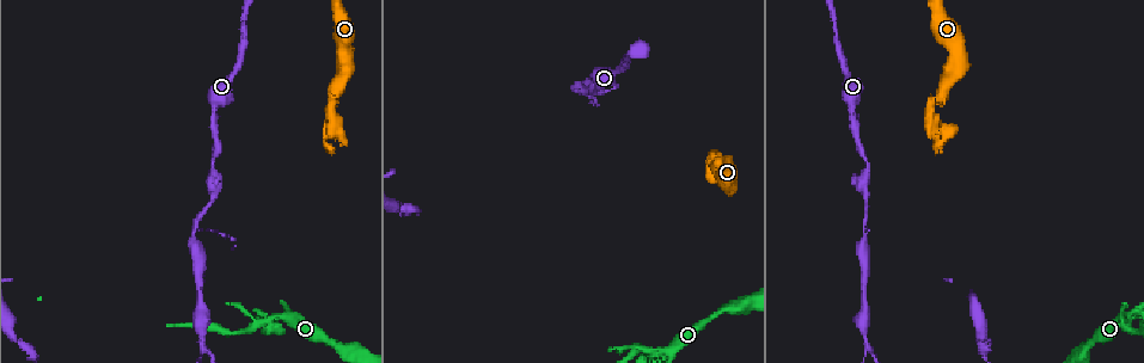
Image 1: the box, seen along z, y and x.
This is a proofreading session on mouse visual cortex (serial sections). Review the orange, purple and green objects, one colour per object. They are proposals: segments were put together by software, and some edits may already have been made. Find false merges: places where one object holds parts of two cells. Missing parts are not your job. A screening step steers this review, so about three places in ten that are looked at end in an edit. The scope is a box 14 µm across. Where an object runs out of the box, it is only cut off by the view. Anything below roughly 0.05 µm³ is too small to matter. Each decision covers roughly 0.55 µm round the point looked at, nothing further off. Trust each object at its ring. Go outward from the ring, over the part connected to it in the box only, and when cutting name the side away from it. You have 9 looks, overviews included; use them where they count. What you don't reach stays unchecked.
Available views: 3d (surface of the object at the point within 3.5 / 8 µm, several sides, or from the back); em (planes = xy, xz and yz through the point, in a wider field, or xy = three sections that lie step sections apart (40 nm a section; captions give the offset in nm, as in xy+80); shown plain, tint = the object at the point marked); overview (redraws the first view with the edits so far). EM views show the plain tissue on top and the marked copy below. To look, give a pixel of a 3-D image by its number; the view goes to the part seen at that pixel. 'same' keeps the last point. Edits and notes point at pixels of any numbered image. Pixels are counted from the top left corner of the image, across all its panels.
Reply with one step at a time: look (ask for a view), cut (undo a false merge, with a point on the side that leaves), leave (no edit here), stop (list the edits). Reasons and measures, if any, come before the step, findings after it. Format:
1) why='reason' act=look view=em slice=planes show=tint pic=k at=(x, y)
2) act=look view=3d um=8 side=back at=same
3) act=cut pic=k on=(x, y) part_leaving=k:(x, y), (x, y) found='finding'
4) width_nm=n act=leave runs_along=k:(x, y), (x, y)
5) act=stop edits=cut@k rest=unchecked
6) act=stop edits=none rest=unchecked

why='side arm on a straight run' act=look view=3d um=3.5 pic=1 at=(270, 319)

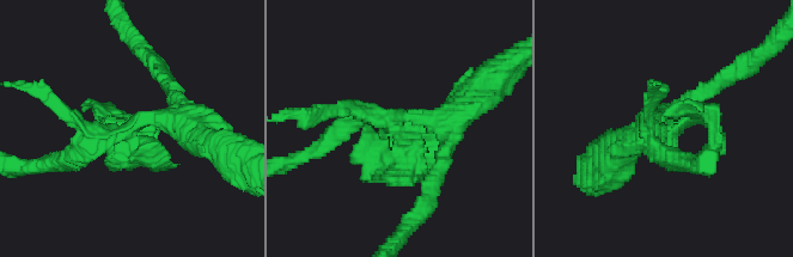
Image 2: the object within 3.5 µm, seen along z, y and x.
act=look view=em slice=xy step=1 show=tint pic=2 at=(659, 132)

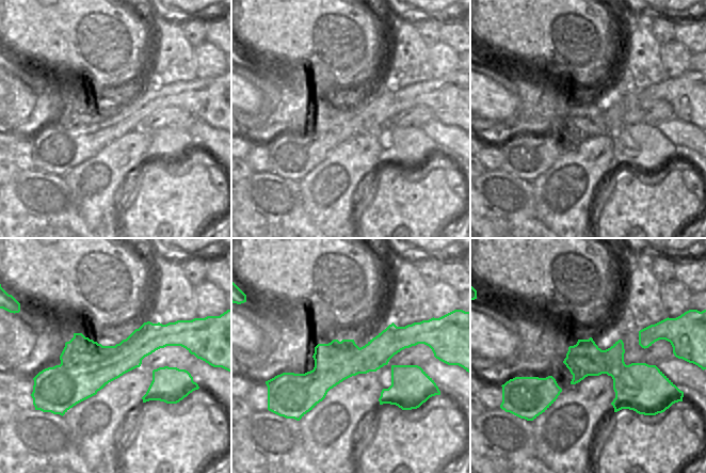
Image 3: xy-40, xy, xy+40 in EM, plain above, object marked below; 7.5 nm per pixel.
act=cut pic=2 on=(396, 165) border=3:(117, 350), (97, 362), (61, 363) found='a second cell is stuck on'

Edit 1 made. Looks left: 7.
why='calibre changes' act=look view=3d um=8 pic=1 at=(865, 237)

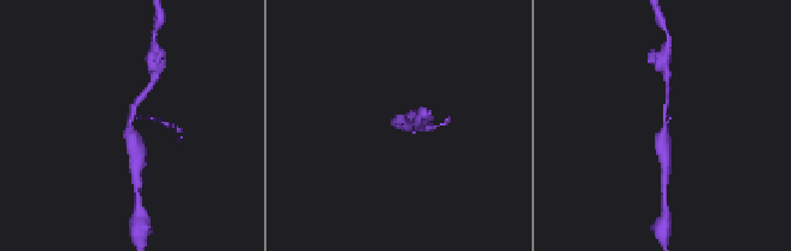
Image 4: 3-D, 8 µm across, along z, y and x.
why='shape alone is not enough' act=look view=em slice=xy step=2 show=tint pic=4 at=(402, 124)

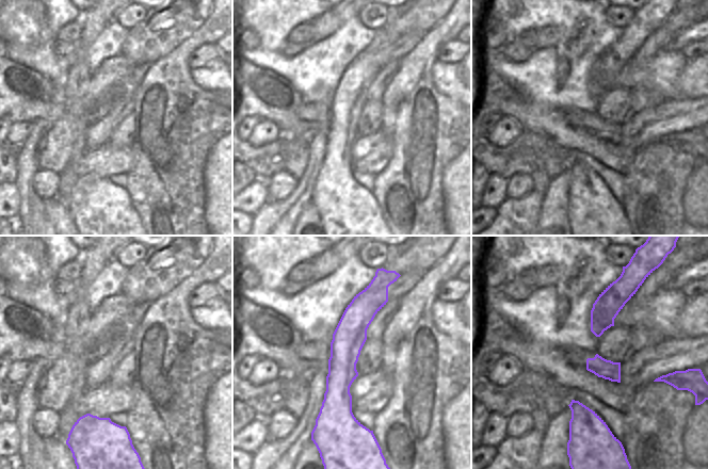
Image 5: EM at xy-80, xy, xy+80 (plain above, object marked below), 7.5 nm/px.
act=leave runs_along=5:(370, 287), (342, 360), (343, 425) found='all the same cell'

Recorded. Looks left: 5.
why='a narrow waist' act=look view=3d um=8 pic=1 at=(200, 346)

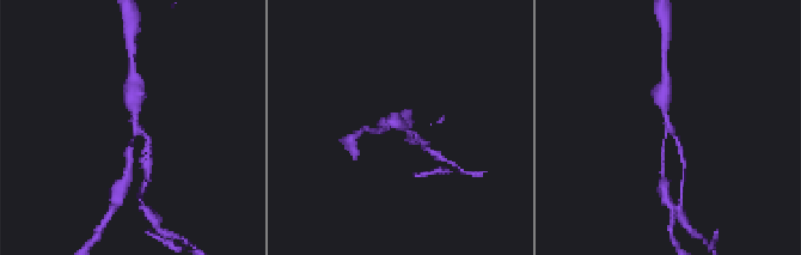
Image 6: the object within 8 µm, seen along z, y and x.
why='zoom in' act=look view=3d um=3.5 pic=6 at=(668, 124)

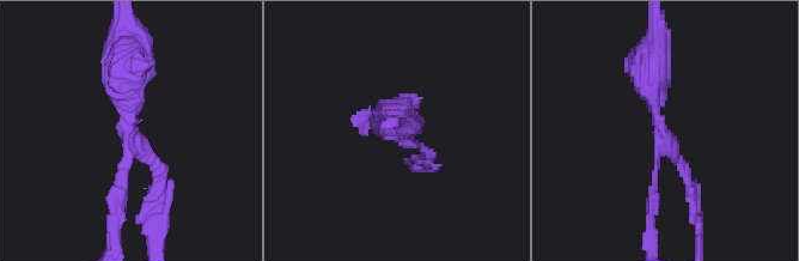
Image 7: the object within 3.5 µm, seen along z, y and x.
arms=3 arm_widths_nm=150,150,450 why='need the tissue' act=look view=em slice=xy step=2 show=tint pic=7 at=(127, 139)

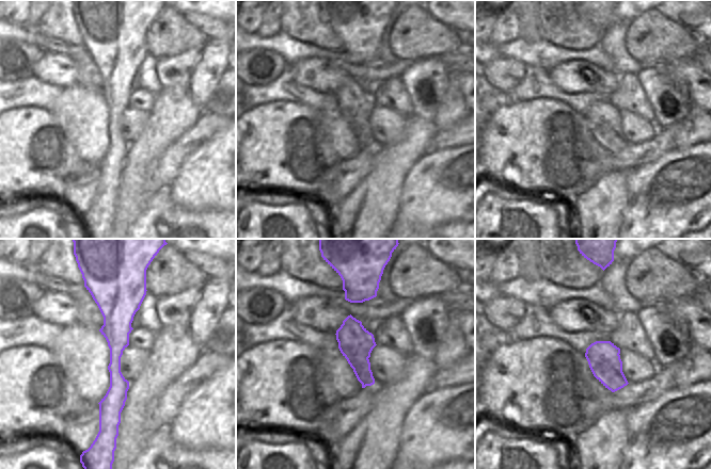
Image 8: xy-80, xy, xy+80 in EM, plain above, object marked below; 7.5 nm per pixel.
act=cut pic=7 on=(160, 175) border=8:(364, 351), (352, 365), (360, 382) found='a second cell is stuck on'

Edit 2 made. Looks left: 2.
why='a narrow waist' act=look view=3d um=3.5 pic=1 at=(712, 159)

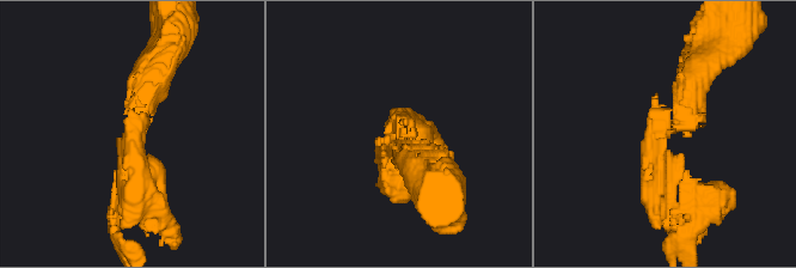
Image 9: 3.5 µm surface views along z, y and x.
arm_widths_nm=300,400 why='shape alone is not enough' act=look view=em slice=xy step=5 show=tint pic=9 at=(406, 138)

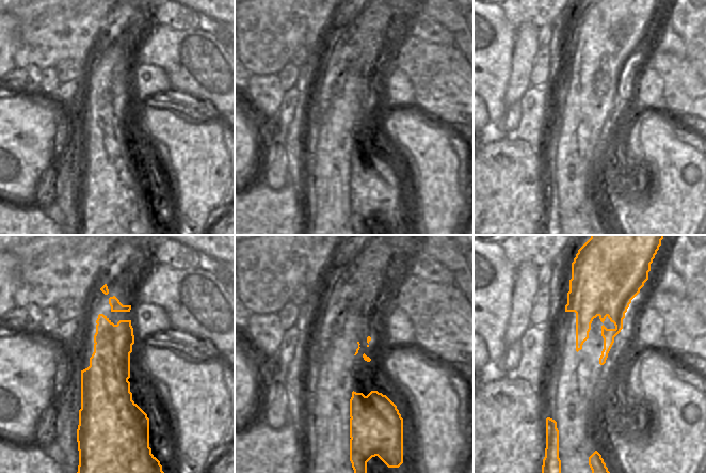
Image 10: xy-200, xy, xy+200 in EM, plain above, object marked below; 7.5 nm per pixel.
act=cut pic=9 on=(726, 207) found='two cells meet here'

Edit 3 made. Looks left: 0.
act=stop edits=cut@2,cut@7,cut@9 rest=unchecked

